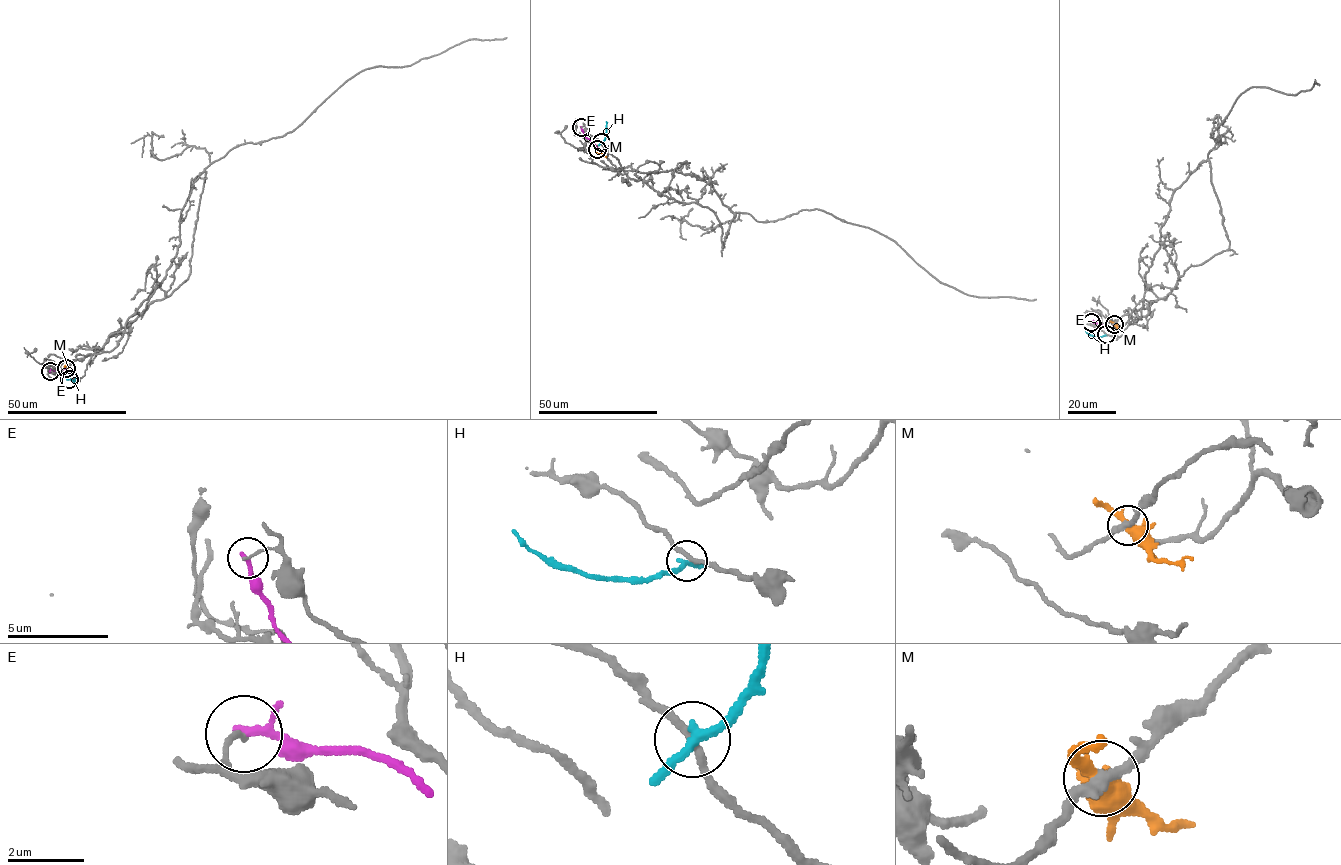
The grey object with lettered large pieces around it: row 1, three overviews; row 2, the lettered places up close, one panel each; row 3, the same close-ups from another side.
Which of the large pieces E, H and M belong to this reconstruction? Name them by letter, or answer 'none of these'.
E

